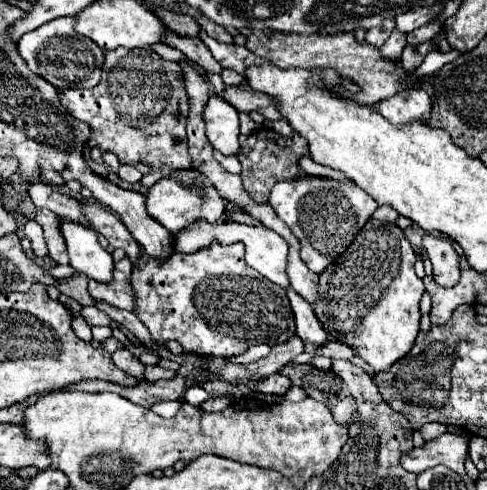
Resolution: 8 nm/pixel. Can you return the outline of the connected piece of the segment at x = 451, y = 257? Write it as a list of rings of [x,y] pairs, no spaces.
[[[425,236],[425,252],[433,264],[433,278],[441,286],[455,286],[459,278],[459,258],[453,250],[451,240],[437,240],[433,236]]]

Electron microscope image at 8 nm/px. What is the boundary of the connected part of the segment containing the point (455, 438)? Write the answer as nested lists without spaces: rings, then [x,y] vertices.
[[[443,434],[435,440],[425,442],[423,448],[413,448],[405,458],[401,458],[401,466],[409,472],[423,472],[435,468],[439,464],[455,470],[457,474],[465,474],[465,458],[469,456],[469,438],[471,434]]]

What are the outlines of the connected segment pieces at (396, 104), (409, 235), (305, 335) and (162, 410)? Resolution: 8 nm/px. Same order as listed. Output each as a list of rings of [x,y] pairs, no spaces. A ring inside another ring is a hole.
[[[407,88],[379,102],[377,108],[379,114],[385,116],[393,126],[405,126],[413,120],[427,124],[431,114],[431,98],[421,88]]]
[[[413,224],[413,226],[409,226],[407,230],[405,230],[405,238],[411,242],[411,246],[415,246],[415,248],[423,248],[423,236],[425,236],[425,230],[421,230],[417,224]]]
[[[287,290],[293,314],[295,314],[295,324],[297,324],[297,334],[305,344],[305,352],[299,354],[293,362],[311,362],[315,356],[319,356],[317,352],[321,350],[321,346],[325,344],[325,330],[321,328],[321,322],[317,320],[313,308],[295,292],[295,290]]]
[[[171,400],[171,402],[157,402],[151,410],[163,418],[173,418],[173,414],[177,414],[181,408],[179,400]]]

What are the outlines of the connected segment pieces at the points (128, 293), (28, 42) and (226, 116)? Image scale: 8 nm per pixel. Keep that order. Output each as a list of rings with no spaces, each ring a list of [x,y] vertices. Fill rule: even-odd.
[[[123,258],[121,262],[115,262],[115,274],[113,274],[113,282],[109,286],[101,286],[99,282],[89,280],[89,294],[95,300],[103,300],[111,306],[123,308],[123,310],[135,310],[135,294],[131,288],[131,272],[133,272],[133,264]]]
[[[63,16],[57,20],[51,20],[37,30],[31,30],[23,34],[17,42],[19,54],[27,62],[31,70],[35,70],[37,76],[43,76],[47,82],[51,82],[57,90],[67,88],[95,88],[101,82],[103,74],[103,62],[105,52],[93,44],[89,38],[75,32],[77,18]]]
[[[211,96],[205,108],[207,138],[223,156],[239,156],[239,112],[219,96]]]

